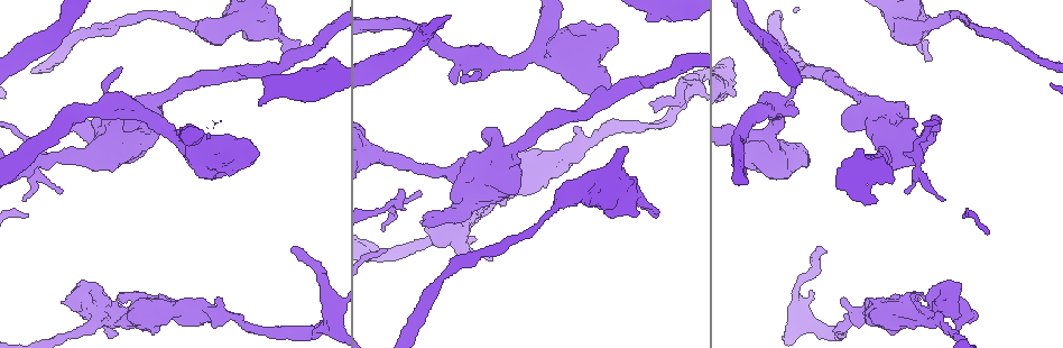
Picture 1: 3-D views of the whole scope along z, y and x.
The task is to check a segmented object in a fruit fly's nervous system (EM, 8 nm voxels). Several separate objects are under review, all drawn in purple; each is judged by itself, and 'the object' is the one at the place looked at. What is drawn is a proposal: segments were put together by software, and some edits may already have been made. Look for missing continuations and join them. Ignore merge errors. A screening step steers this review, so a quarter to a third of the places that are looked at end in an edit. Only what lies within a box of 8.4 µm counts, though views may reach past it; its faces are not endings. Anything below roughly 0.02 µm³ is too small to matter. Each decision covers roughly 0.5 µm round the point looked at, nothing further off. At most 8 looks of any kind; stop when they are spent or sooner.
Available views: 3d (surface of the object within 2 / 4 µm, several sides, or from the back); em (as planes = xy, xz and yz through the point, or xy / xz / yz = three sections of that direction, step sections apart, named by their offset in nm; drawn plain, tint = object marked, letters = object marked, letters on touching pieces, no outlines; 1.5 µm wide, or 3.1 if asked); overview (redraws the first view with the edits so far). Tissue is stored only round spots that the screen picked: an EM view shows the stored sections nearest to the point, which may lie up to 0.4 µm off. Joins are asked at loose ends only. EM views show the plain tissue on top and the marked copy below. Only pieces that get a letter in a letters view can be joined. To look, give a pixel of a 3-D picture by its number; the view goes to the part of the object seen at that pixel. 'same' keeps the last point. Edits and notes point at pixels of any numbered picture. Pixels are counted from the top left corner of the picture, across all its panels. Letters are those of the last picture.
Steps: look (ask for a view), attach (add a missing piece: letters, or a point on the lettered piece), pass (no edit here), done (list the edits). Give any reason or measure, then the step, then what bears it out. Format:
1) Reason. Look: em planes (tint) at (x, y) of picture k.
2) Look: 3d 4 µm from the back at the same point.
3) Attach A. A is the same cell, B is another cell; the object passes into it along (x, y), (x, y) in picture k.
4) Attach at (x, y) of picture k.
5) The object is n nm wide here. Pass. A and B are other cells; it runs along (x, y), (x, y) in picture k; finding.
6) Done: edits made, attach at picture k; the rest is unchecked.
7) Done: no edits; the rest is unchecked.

Free end. Look: em yz step 8 (tint) at (936, 128) of picture 1.

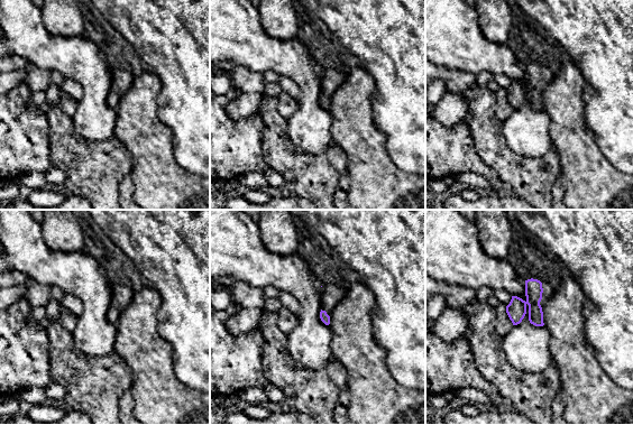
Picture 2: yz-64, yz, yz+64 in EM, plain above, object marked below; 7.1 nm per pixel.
Look: em planes (letters) at the same point.

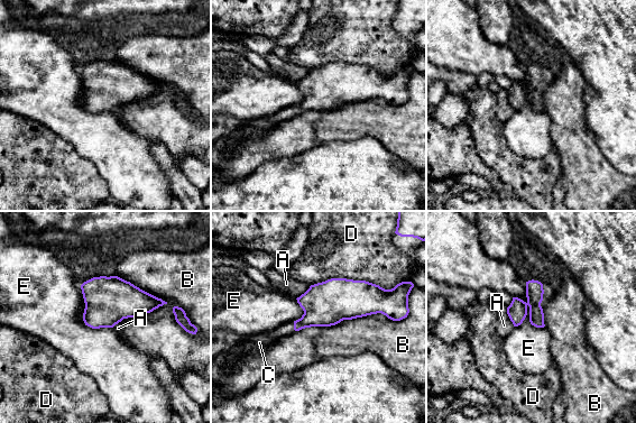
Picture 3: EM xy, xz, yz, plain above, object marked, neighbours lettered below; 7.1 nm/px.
Attach C. C is the same cell, A, B, D and E are other cells; the object passes into it along (322, 306), (294, 327), (263, 341) in picture 3; the neuron continues.

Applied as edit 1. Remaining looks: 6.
Redraw. Look: overview.

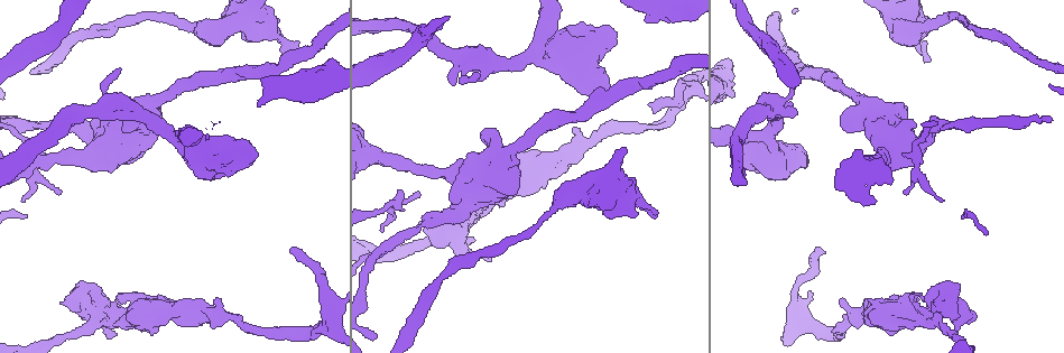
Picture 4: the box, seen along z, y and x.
Branch stops here. Look: 3d 2 µm at (792, 116) of picture 4.

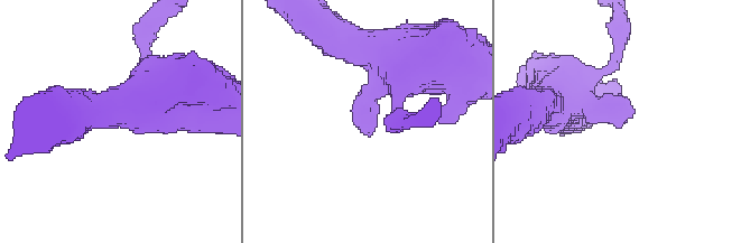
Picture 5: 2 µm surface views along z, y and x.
Need the tissue. Look: em planes (letters) at (372, 129) of picture 5.

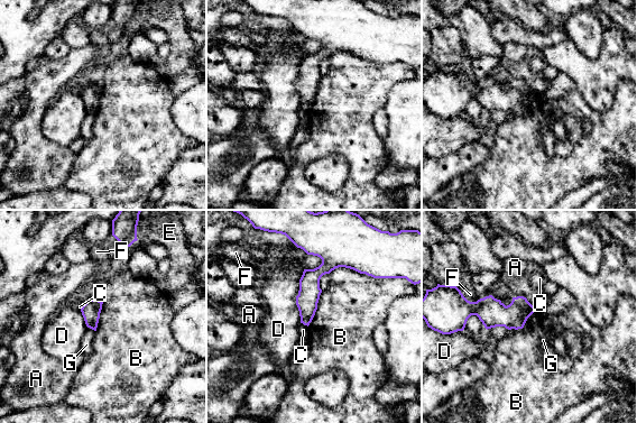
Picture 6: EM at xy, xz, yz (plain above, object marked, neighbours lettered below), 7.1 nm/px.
Pass. A, B, C, D, E, F and G are other cells; it runs along (358, 268), (323, 268), (303, 320) in picture 6; none of them fits.

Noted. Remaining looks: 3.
Stops while still wide. Look: em yz step 8 (tint) at (575, 129) of picture 4.

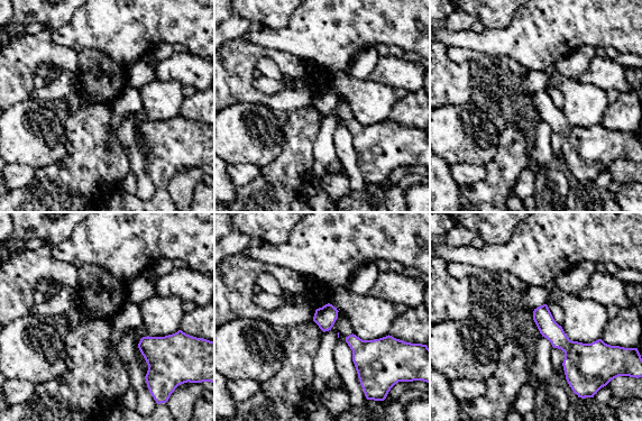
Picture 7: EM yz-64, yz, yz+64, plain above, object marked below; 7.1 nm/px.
Look: em xz step 4 (letters) at the same point.

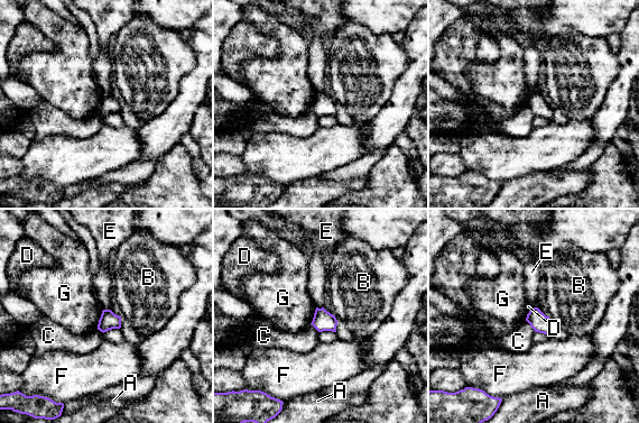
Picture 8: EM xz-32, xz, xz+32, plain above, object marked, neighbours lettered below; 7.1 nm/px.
Pass. A, B, C, D, E, F and G are other cells; no lettered piece goes on from it.

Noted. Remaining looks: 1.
Done: edits made, attach at picture 3; the rest is unchecked.

